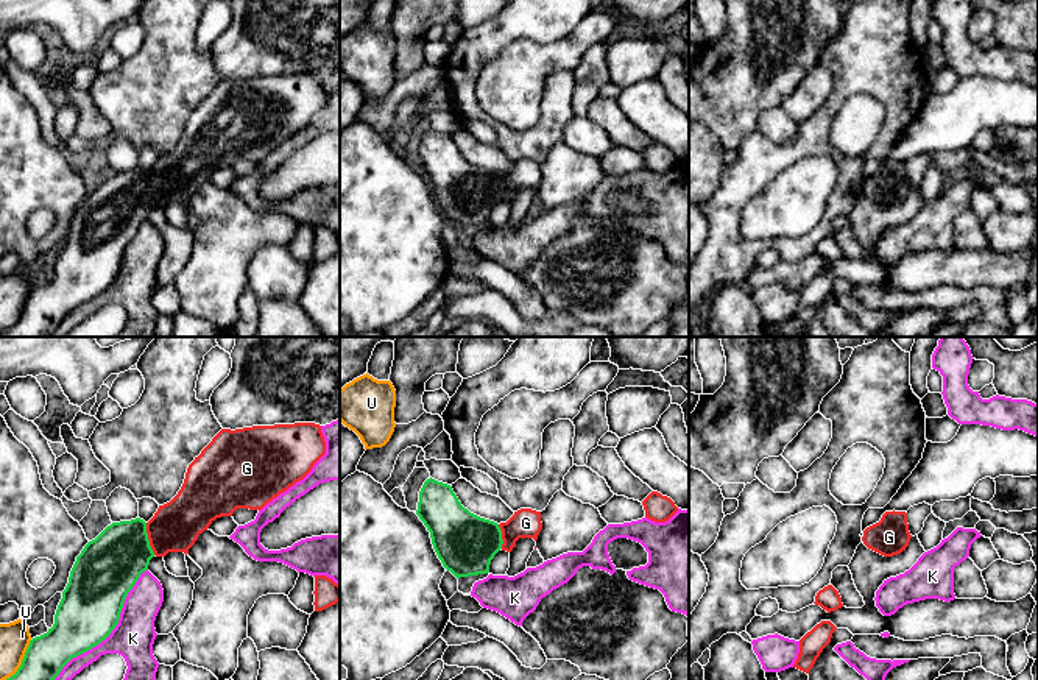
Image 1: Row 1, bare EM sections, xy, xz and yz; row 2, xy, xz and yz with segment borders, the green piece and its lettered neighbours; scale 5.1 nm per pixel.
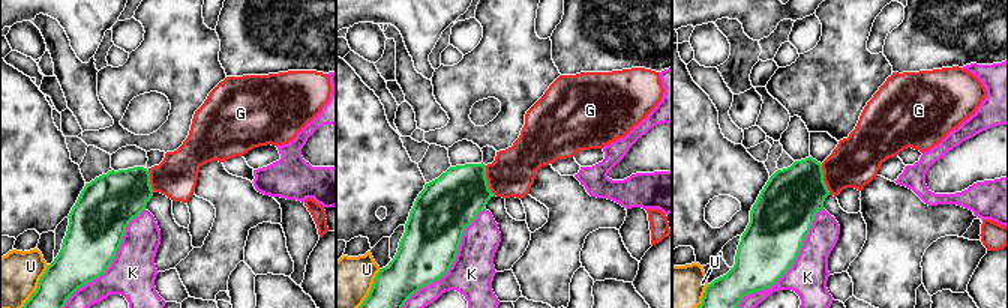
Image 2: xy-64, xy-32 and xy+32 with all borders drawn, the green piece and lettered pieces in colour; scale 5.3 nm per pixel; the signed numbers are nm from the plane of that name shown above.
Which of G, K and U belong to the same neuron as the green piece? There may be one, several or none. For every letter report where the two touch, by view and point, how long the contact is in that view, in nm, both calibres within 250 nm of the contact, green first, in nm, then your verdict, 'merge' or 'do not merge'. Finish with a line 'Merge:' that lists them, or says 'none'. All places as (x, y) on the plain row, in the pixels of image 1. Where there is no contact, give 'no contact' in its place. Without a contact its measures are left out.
G: xy (147, 189) | 180 nm | 320/260 nm | merge
K: xy (109, 284) | 800 nm | 320/220 nm | do not merge
U: xy (22, 314) | 280 nm | 200/160 nm | do not merge
Merge: G

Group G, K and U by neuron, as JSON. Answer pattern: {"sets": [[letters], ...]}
{"sets": [["G"], ["K"], ["U"]]}

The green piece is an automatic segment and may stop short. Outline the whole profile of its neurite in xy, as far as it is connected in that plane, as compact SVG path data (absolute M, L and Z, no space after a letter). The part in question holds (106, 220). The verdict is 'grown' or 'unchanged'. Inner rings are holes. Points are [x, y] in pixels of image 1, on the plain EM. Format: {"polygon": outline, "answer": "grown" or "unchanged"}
{"polygon": "M315 73L221 80L189 115L178 145L148 173L112 173L84 197L53 278L30 292L20 318L0 337L50 337L72 309L111 285L128 243L154 206L187 206L217 168L237 159L262 161L324 104Z", "answer": "grown"}

